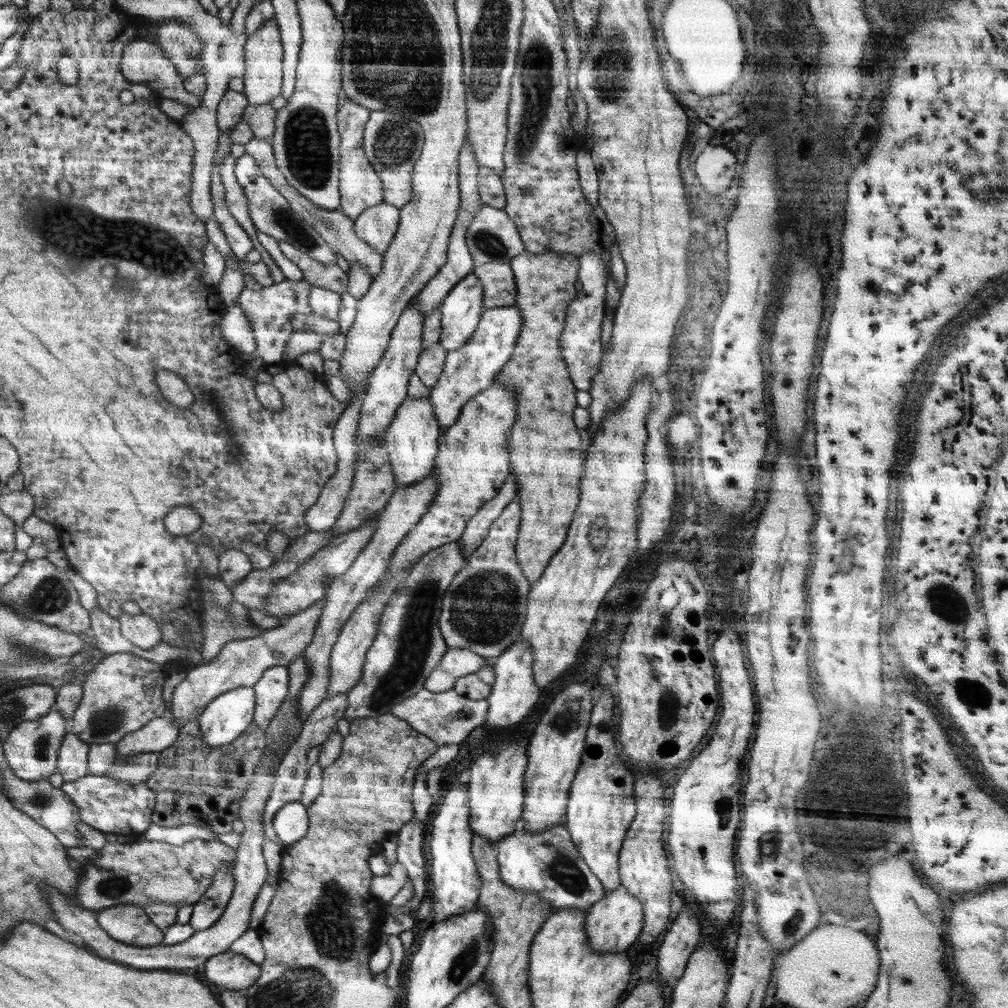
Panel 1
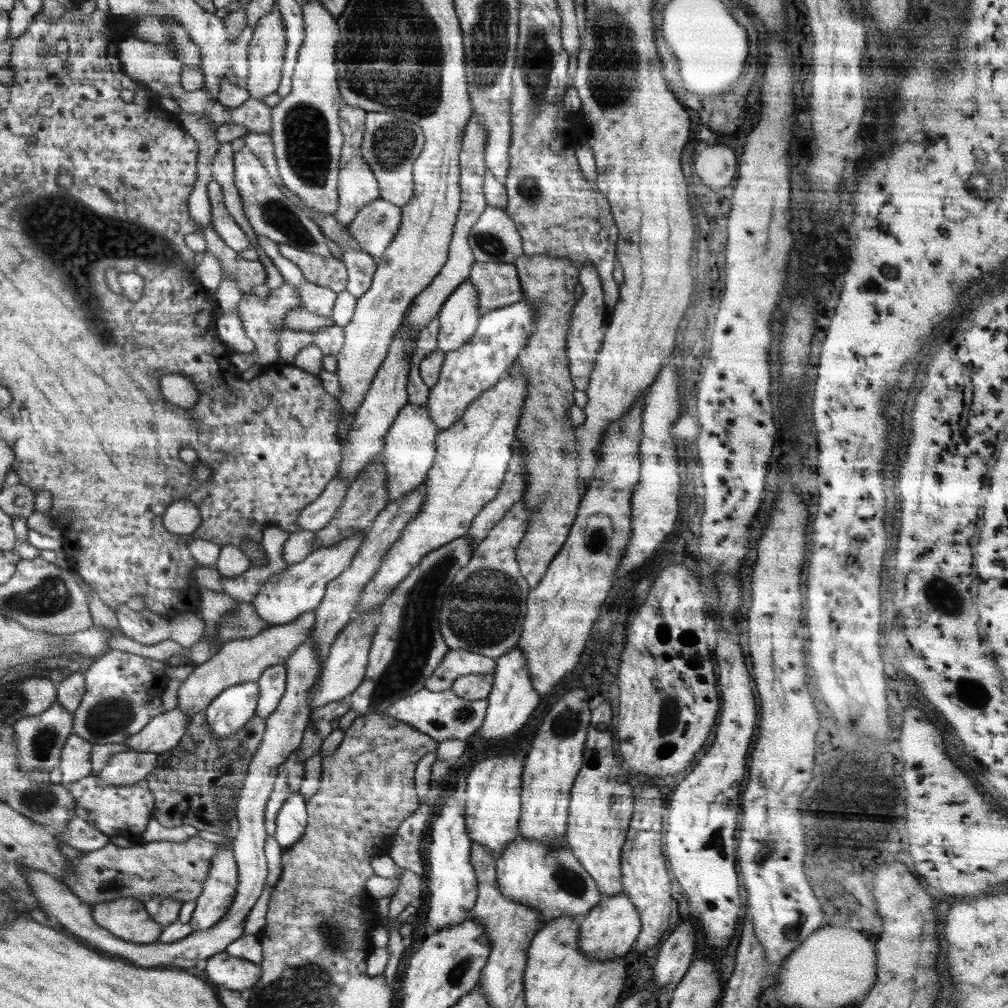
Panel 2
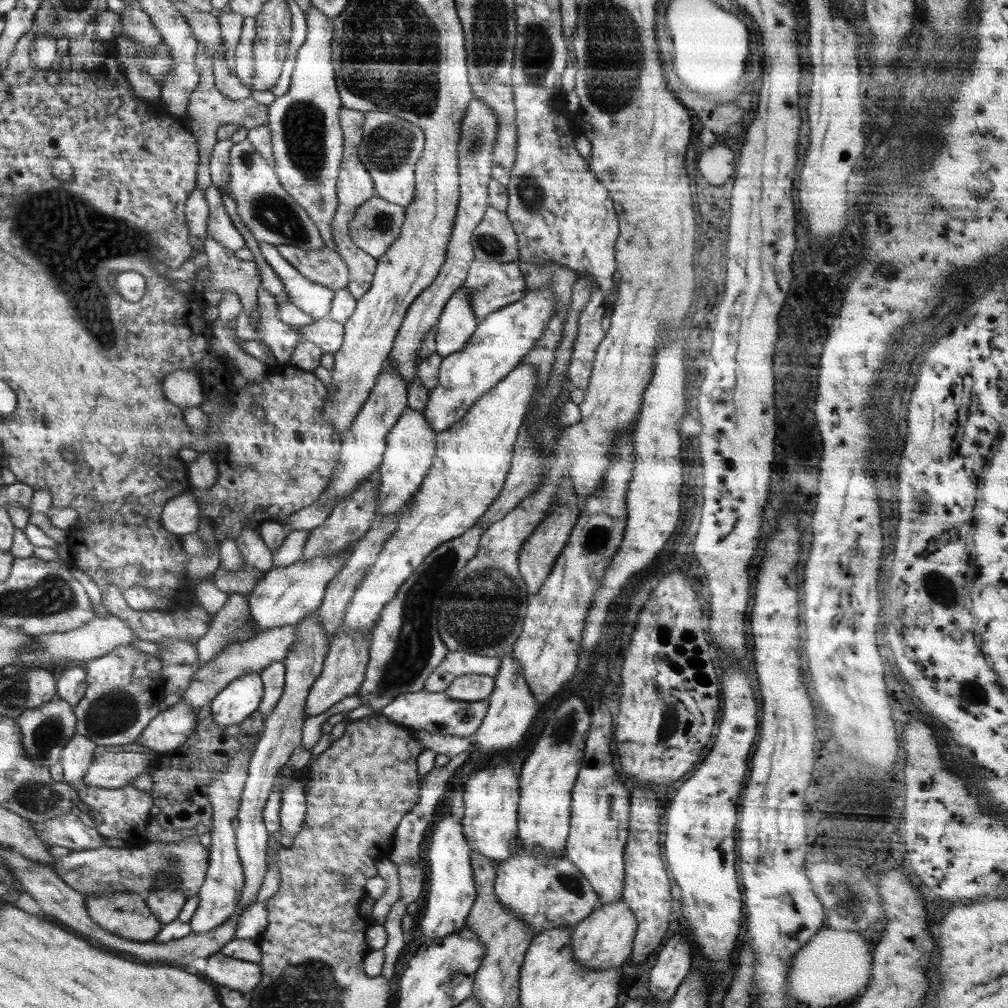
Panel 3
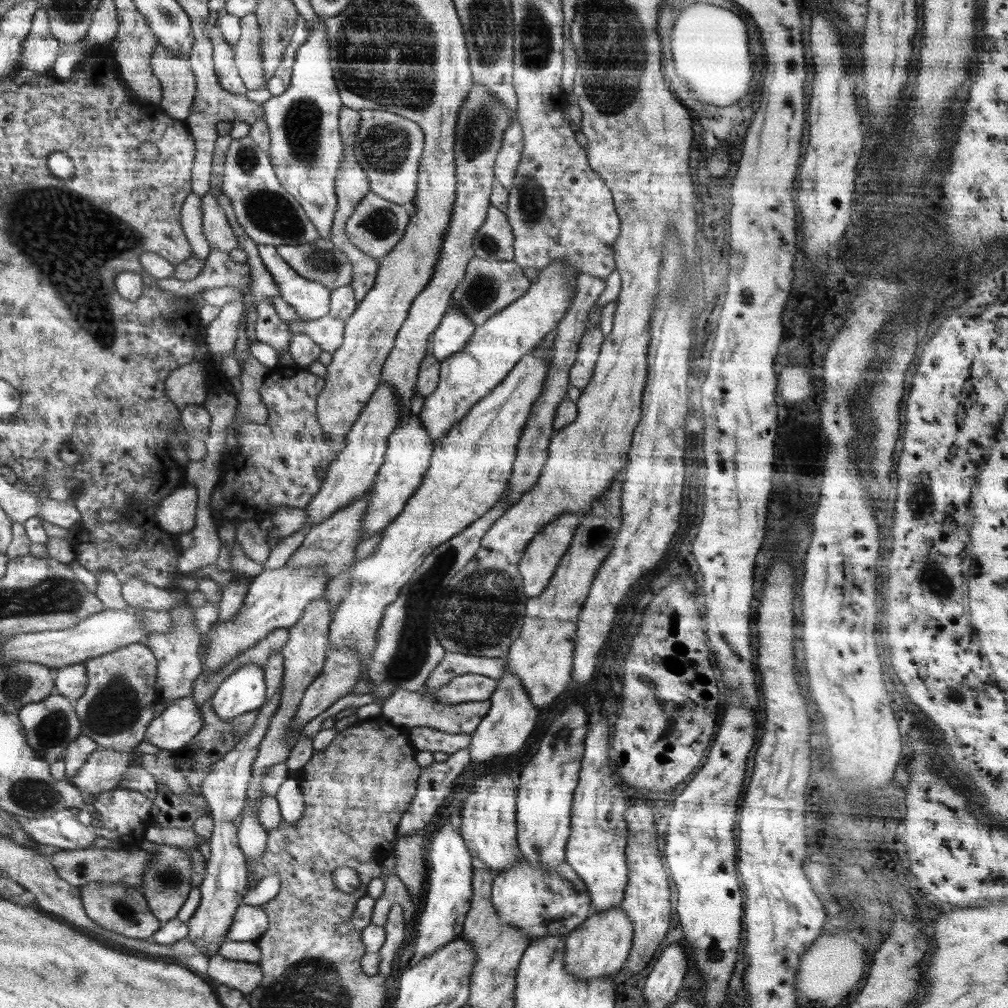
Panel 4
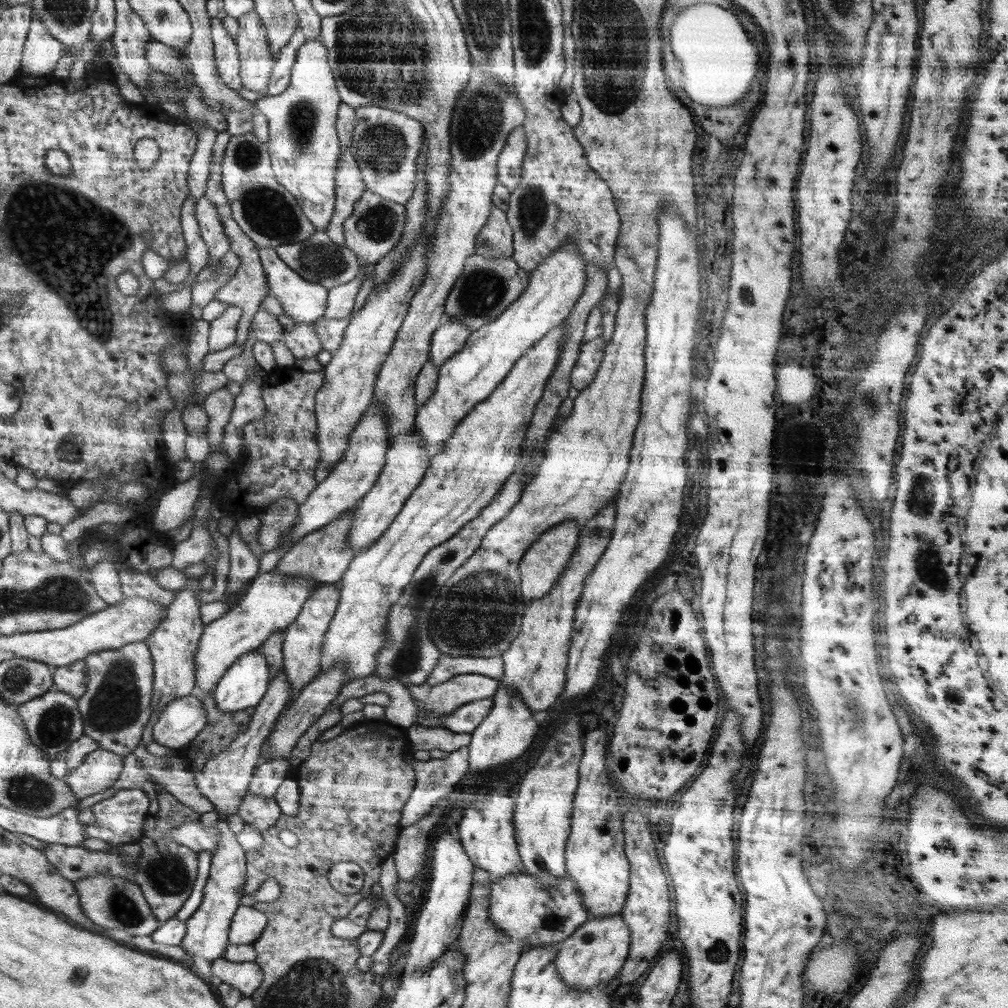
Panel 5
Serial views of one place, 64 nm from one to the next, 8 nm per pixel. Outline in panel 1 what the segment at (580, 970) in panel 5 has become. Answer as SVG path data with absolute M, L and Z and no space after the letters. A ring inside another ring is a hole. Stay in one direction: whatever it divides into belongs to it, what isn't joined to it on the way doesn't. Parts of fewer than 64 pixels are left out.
M620 886L614 890L605 892L605 895L595 902L587 910L585 918L585 931L589 938L589 945L593 948L593 951L599 953L622 953L628 952L628 948L638 941L640 933L643 929L643 913L644 907L641 900L638 900L637 896L631 895L625 886Z

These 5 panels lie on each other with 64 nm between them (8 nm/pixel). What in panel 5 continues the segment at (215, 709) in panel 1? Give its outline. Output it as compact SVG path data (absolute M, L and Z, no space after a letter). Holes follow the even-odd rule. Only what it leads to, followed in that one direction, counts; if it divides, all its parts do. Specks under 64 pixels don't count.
M251 649L239 656L211 693L218 711L236 713L255 708L268 691L269 668L260 649Z

